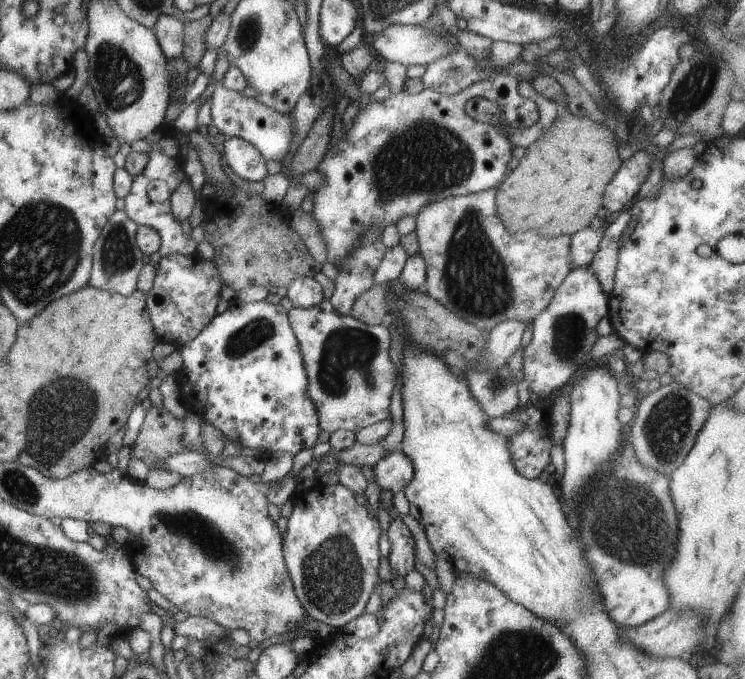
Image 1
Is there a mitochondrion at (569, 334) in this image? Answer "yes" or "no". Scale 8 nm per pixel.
yes

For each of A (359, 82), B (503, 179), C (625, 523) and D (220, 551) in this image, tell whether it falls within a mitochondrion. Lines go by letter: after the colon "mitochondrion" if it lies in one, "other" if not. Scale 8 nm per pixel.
A: other
B: other
C: mitochondrion
D: mitochondrion

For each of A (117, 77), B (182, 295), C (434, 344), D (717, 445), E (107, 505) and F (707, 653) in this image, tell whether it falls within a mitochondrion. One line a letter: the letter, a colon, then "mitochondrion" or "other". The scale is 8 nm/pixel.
A: mitochondrion
B: other
C: other
D: other
E: other
F: other

